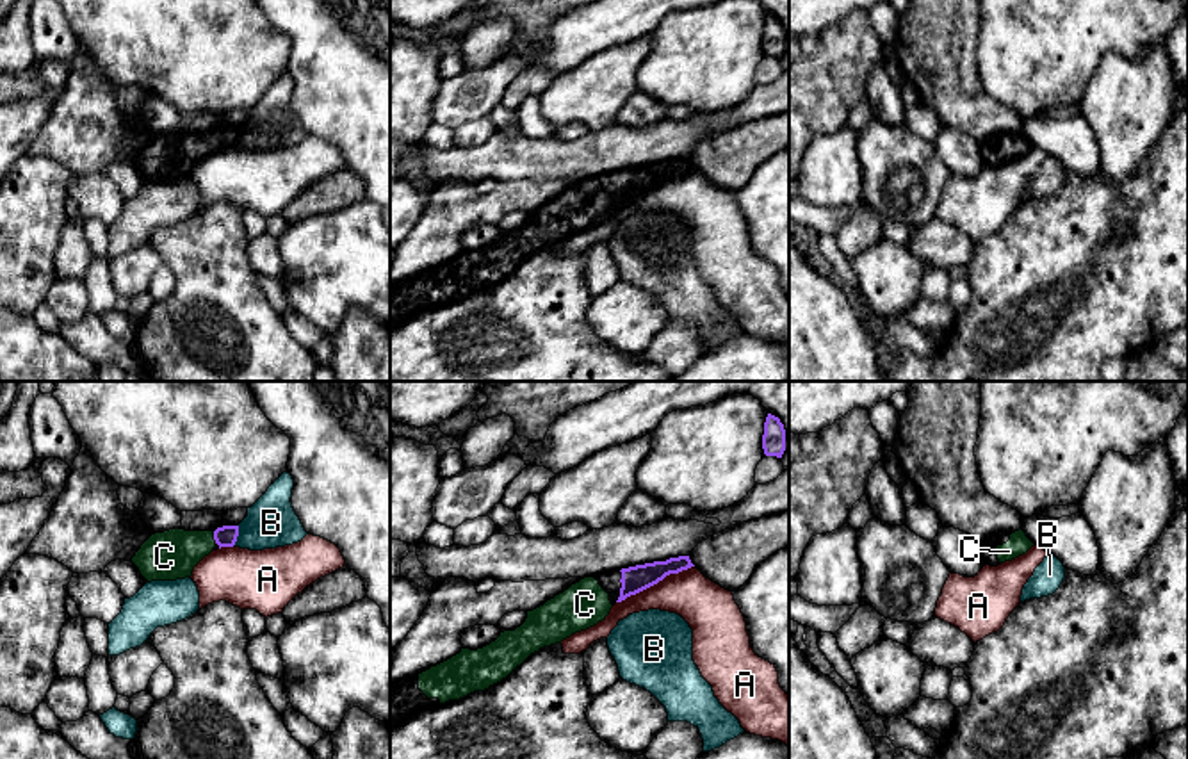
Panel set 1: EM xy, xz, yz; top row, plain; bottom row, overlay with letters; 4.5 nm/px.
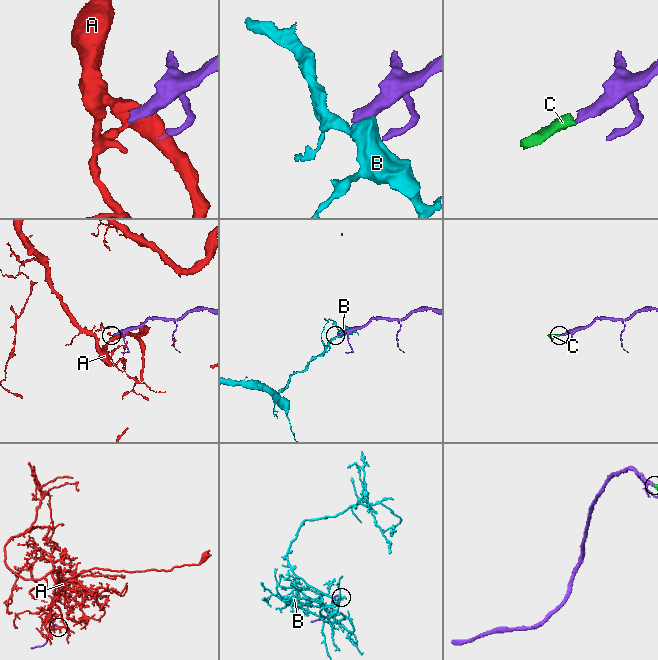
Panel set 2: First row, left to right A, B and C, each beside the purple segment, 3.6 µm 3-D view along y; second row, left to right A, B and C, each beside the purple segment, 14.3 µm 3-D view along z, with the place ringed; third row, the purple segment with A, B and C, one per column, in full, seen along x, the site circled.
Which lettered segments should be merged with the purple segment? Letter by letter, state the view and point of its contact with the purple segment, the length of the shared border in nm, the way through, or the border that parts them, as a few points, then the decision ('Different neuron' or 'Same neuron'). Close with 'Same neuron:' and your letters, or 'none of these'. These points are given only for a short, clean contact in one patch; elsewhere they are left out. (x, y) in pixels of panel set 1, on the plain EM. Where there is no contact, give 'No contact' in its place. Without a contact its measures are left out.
A: Touches purple at xz (654, 184). Shared border 400 nm. Boundary: xz (693, 166), (670, 173), (617, 204). Different neuron
B: Touches purple at xy (237, 136). Shared border 100 nm. Boundary: xy (239, 127), (239, 136), (232, 146). Different neuron
C: Touches purple at xy (214, 138). Shared border 60 nm. Path across: xy (225, 138), (214, 138), (164, 157). Same neuron
Same neuron: C

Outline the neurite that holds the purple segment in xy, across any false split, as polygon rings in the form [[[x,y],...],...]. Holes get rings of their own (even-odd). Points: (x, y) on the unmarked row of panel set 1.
[[[223,126],[216,132],[169,130],[151,135],[132,159],[141,176],[151,182],[176,182],[192,176],[194,167],[214,148],[233,148],[239,126]]]

